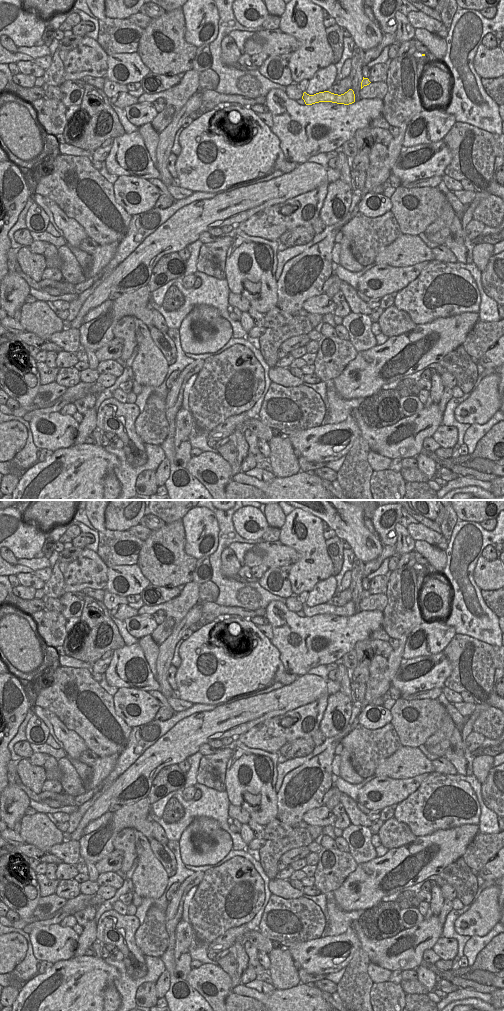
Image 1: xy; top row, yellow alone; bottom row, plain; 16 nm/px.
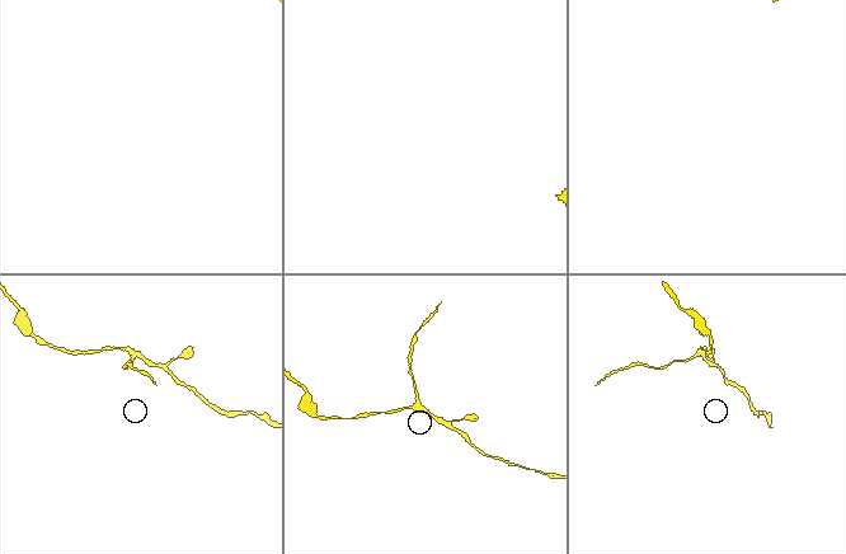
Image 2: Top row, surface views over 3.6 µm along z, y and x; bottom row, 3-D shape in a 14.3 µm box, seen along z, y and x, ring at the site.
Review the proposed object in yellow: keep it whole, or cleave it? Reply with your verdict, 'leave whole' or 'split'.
leave whole

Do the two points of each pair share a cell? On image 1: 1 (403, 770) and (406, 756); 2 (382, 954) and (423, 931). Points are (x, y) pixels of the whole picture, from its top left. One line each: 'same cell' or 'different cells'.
1: same cell
2: same cell

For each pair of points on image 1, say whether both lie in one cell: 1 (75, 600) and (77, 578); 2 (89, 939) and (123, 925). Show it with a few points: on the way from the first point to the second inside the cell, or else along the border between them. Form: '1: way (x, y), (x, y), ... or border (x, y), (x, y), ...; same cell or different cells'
1: border (80, 591), (68, 591), (66, 593); different cells
2: border (97, 924), (96, 940); different cells

